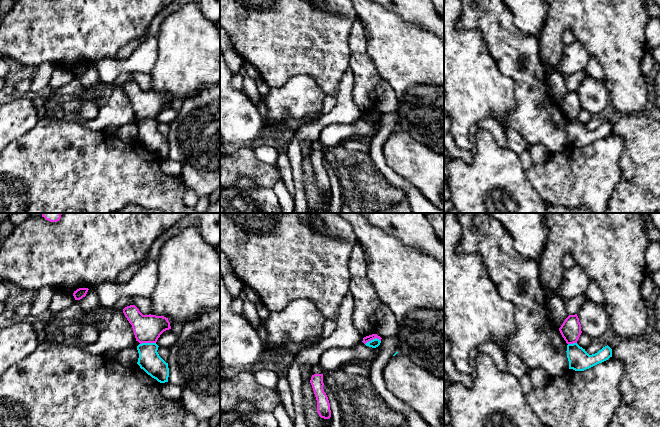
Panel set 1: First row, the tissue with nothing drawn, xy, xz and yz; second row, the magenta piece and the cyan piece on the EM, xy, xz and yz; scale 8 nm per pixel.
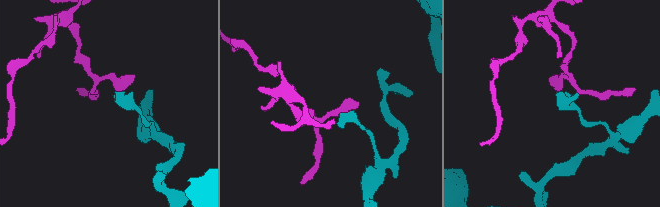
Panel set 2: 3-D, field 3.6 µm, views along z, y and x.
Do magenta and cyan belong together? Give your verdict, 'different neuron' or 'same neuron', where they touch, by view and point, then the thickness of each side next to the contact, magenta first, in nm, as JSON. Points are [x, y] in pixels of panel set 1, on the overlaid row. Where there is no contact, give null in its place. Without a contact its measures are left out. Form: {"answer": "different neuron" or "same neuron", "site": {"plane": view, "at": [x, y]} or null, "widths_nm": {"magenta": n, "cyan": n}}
{"answer": "different neuron", "site": {"plane": "xy", "at": [147, 342]}, "widths_nm": {"magenta": 220, "cyan": 180}}

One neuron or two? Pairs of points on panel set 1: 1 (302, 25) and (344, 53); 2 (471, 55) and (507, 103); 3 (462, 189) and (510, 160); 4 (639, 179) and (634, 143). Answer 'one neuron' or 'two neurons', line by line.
1: one neuron
2: one neuron
3: one neuron
4: one neuron

